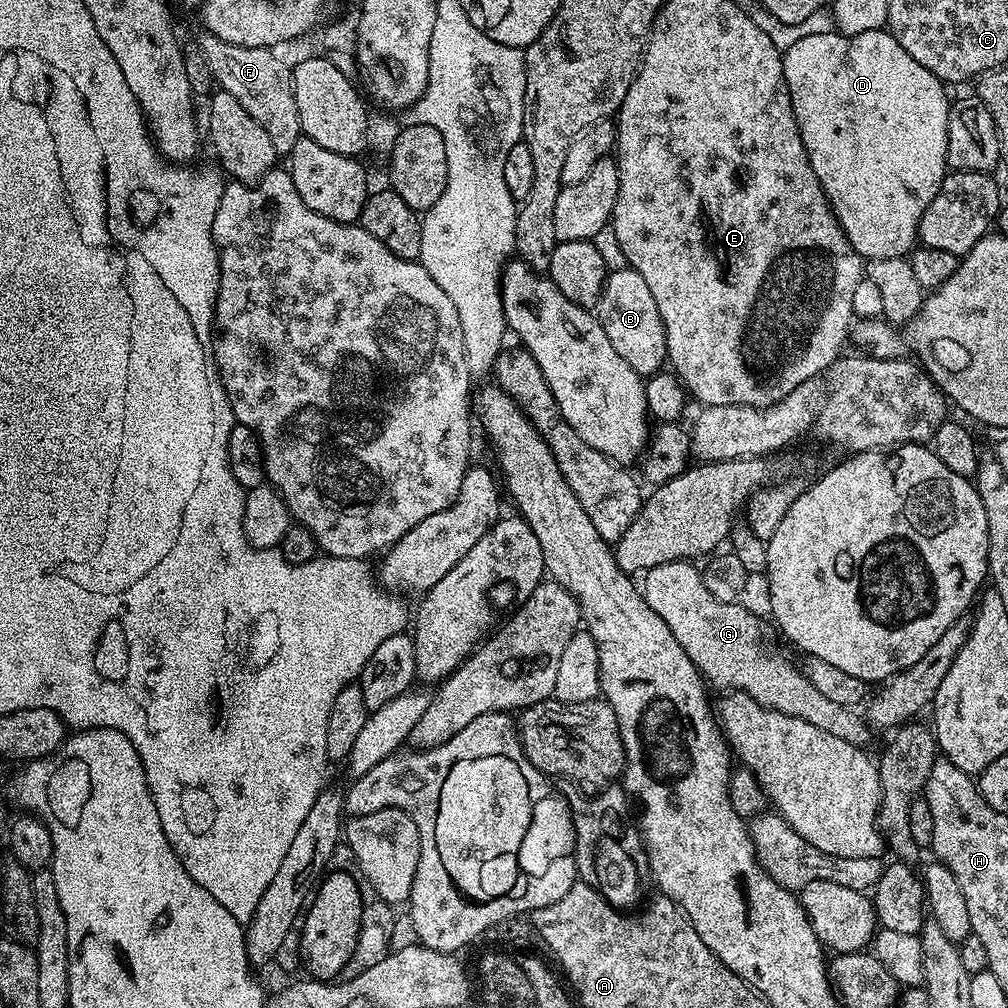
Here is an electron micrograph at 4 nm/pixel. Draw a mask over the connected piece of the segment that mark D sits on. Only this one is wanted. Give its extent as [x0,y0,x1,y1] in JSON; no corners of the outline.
[782,30,950,261]

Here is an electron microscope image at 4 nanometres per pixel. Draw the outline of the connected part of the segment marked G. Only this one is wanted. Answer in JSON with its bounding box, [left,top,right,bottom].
[642,560,865,742]

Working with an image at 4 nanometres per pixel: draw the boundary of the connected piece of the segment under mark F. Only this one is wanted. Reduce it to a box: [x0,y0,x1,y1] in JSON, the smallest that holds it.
[200,35,301,157]

